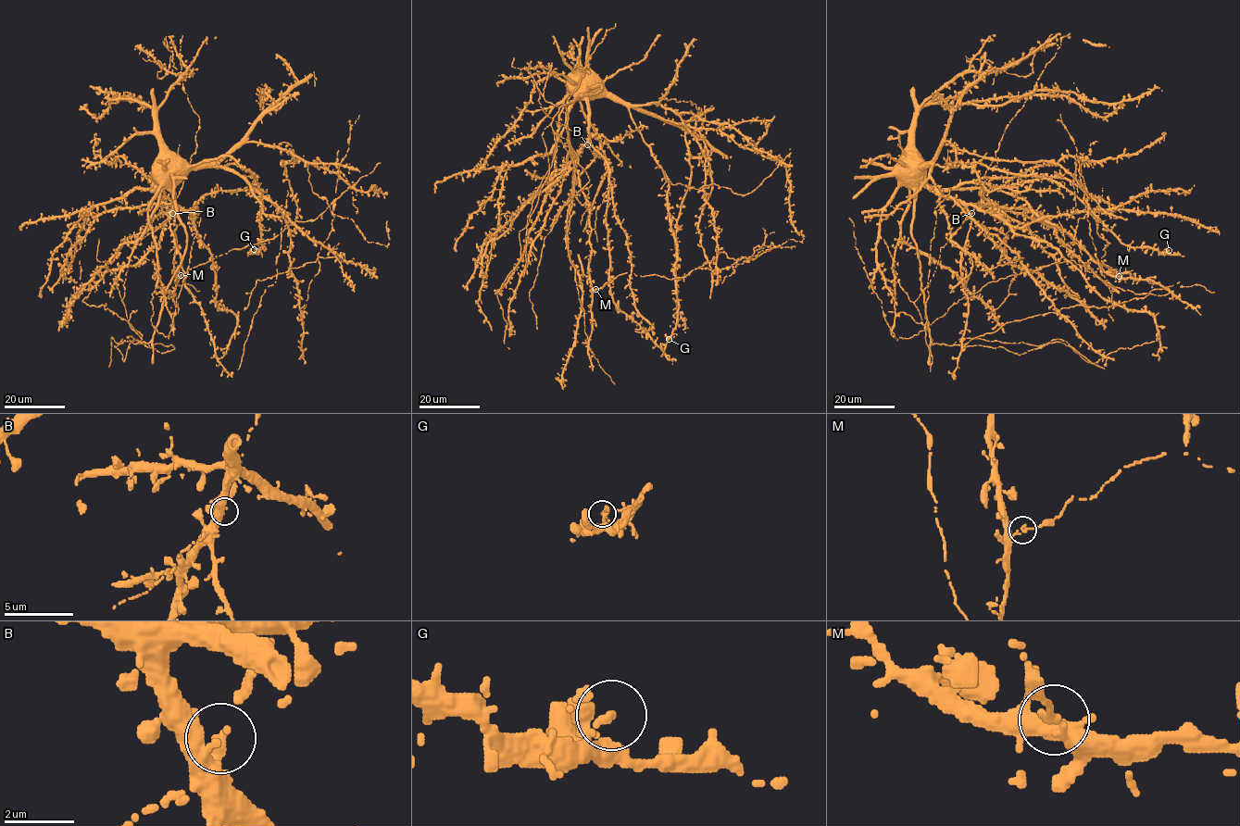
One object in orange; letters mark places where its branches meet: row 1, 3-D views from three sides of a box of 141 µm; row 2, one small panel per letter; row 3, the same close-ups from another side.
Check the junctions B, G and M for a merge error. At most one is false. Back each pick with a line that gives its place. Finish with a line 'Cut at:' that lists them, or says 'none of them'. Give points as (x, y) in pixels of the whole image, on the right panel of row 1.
M: (1119, 276)
Cut at: M

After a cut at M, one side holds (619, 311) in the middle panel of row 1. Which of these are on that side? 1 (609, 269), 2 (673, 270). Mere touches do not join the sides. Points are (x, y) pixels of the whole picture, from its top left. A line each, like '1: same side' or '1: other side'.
1: same side
2: same side

